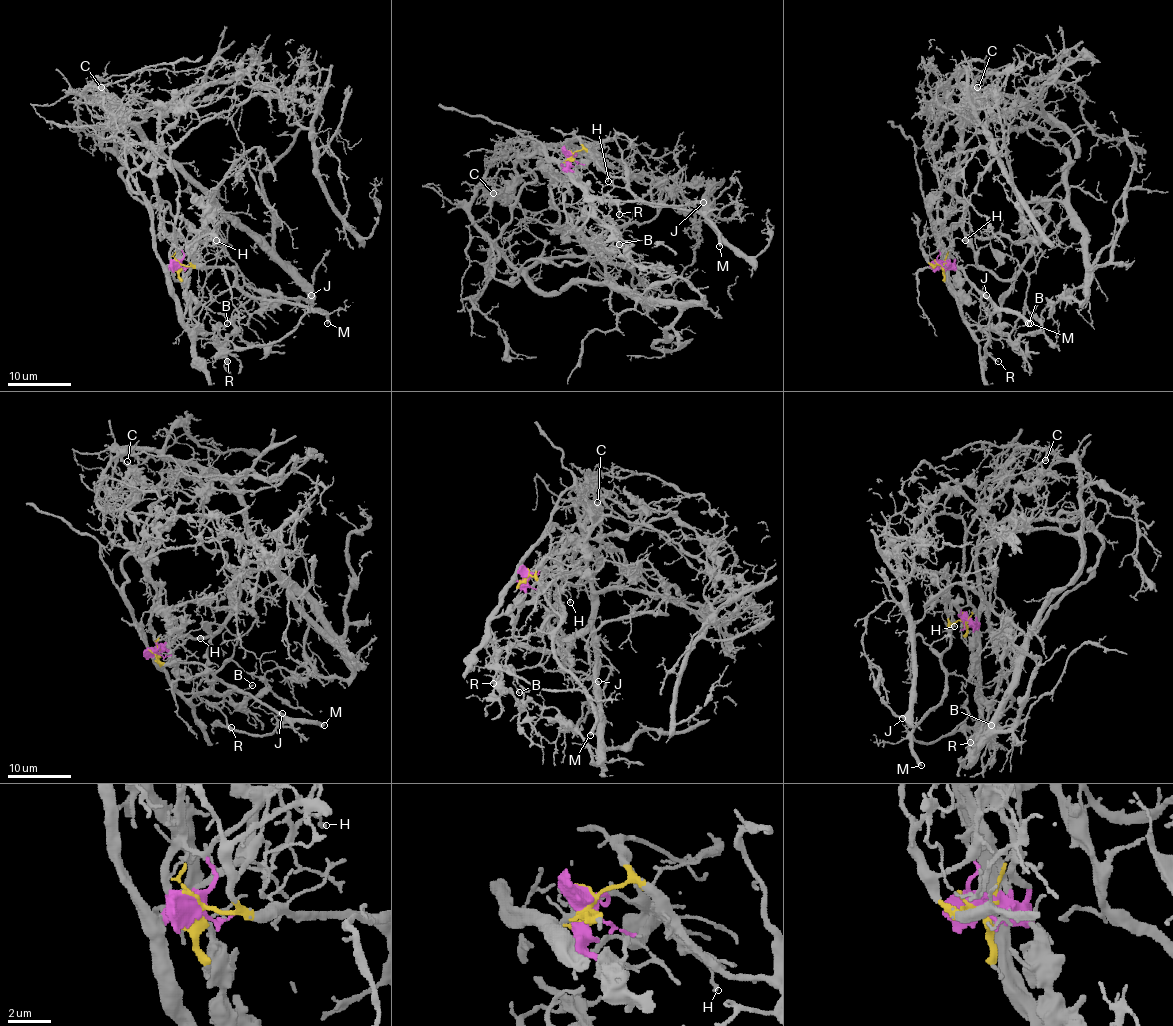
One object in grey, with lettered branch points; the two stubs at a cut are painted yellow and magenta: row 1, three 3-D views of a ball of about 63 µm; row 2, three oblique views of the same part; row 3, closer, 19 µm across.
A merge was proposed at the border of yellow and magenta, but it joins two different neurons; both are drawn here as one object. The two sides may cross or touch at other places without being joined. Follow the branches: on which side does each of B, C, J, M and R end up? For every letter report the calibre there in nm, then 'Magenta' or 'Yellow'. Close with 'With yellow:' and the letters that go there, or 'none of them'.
B: Thickness 150 nm. Magenta
C: Thickness 120 nm. Magenta
J: Thickness 150 nm. Yellow
M: Thickness 400 nm. Yellow
R: Thickness 220 nm. Yellow
With yellow: J, M, R

